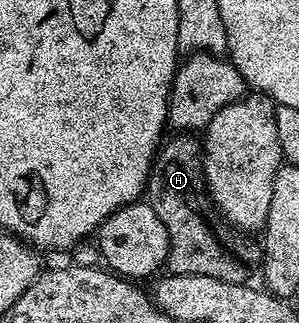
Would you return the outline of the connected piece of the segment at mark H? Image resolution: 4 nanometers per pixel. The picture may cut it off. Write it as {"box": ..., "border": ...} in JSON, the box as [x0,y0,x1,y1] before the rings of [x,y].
{"box":[144,134,247,283],"border":[[[174,134],[169,140],[170,137],[159,147],[150,165],[144,193],[160,222],[164,222],[164,230],[168,230],[170,249],[166,264],[169,271],[176,276],[207,276],[220,278],[220,282],[247,283],[246,264],[238,257],[245,254],[245,246],[236,245],[234,253],[218,233],[219,221],[206,183],[203,141],[194,134]]]}

